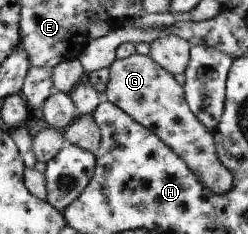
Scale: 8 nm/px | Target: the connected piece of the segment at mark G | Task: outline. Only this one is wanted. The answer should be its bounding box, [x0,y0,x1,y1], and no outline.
[105,53,232,195]

